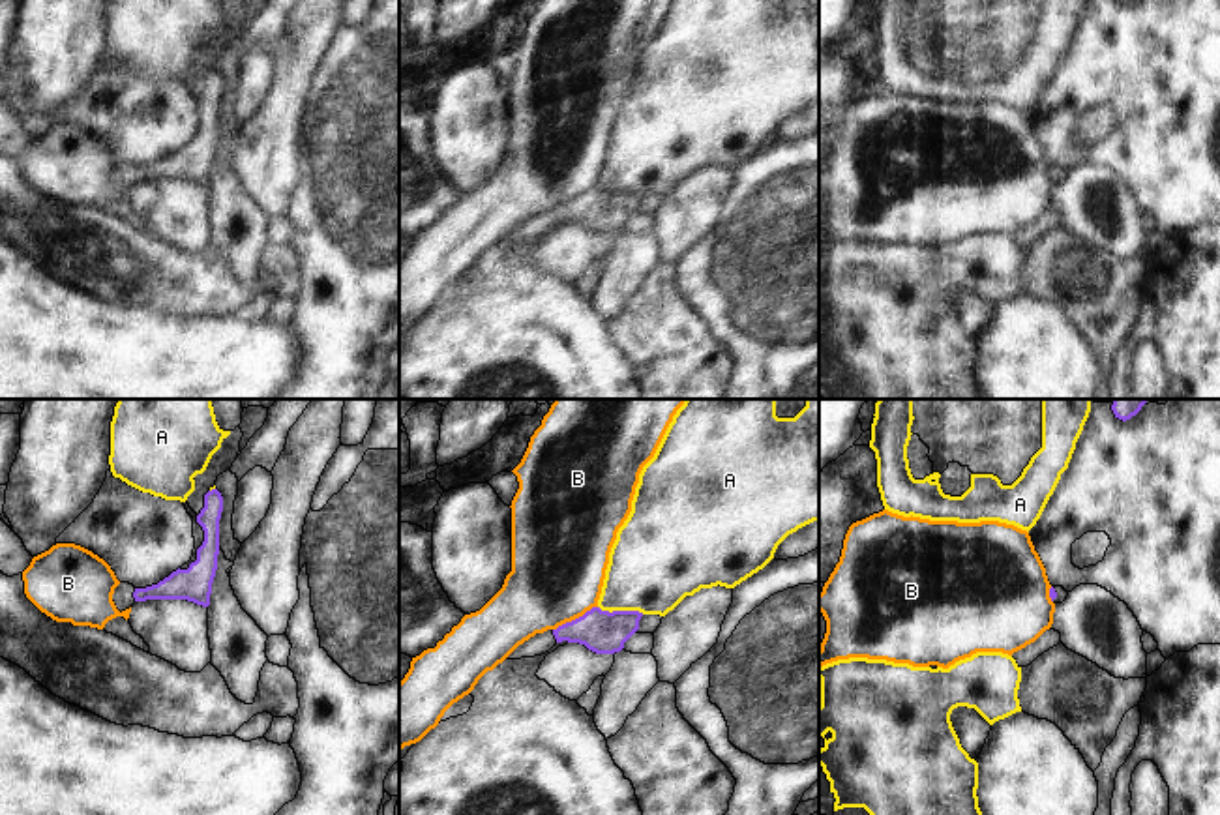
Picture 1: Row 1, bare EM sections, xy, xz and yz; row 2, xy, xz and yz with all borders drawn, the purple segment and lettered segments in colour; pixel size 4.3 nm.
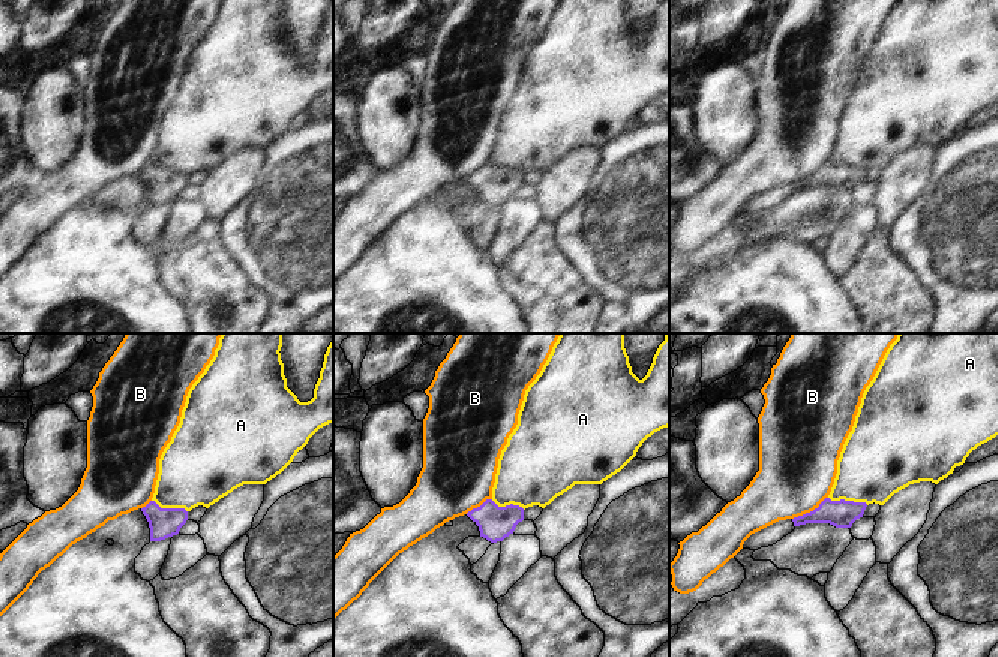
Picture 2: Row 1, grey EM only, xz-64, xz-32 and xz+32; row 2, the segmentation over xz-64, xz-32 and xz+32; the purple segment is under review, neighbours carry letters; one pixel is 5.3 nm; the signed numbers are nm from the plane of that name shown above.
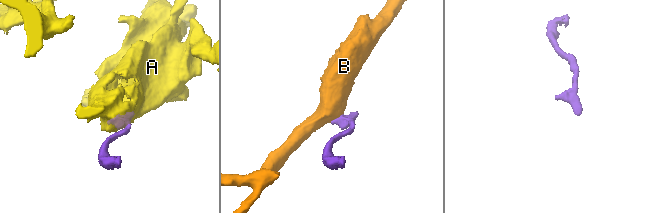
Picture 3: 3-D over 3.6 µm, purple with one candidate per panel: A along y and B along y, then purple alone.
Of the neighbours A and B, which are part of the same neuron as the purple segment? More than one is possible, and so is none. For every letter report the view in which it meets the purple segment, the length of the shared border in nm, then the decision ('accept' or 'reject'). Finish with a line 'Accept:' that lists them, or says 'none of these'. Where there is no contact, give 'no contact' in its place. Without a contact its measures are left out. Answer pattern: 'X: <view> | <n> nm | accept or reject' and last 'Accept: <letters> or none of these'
A: xz | 200 nm | reject
B: xz | 220 nm | reject
Accept: none of these

